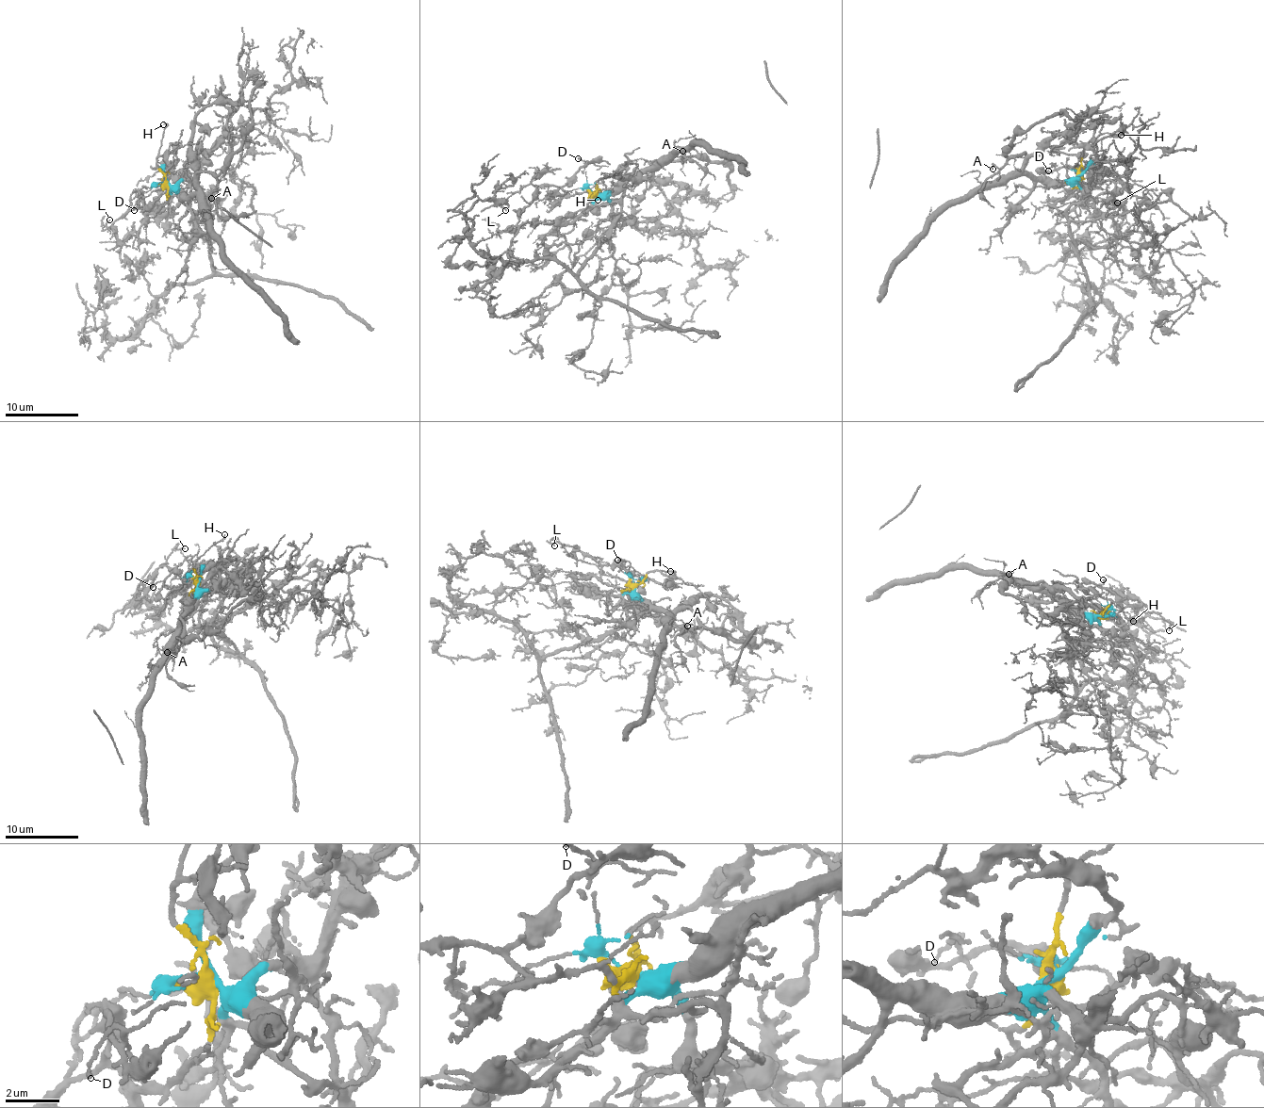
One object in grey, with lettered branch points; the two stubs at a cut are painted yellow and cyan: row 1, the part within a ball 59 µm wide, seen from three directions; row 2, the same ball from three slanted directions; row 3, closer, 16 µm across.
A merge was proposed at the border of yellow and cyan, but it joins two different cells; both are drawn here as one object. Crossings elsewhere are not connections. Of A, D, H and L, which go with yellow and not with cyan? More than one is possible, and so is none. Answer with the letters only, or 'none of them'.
D, H, L

